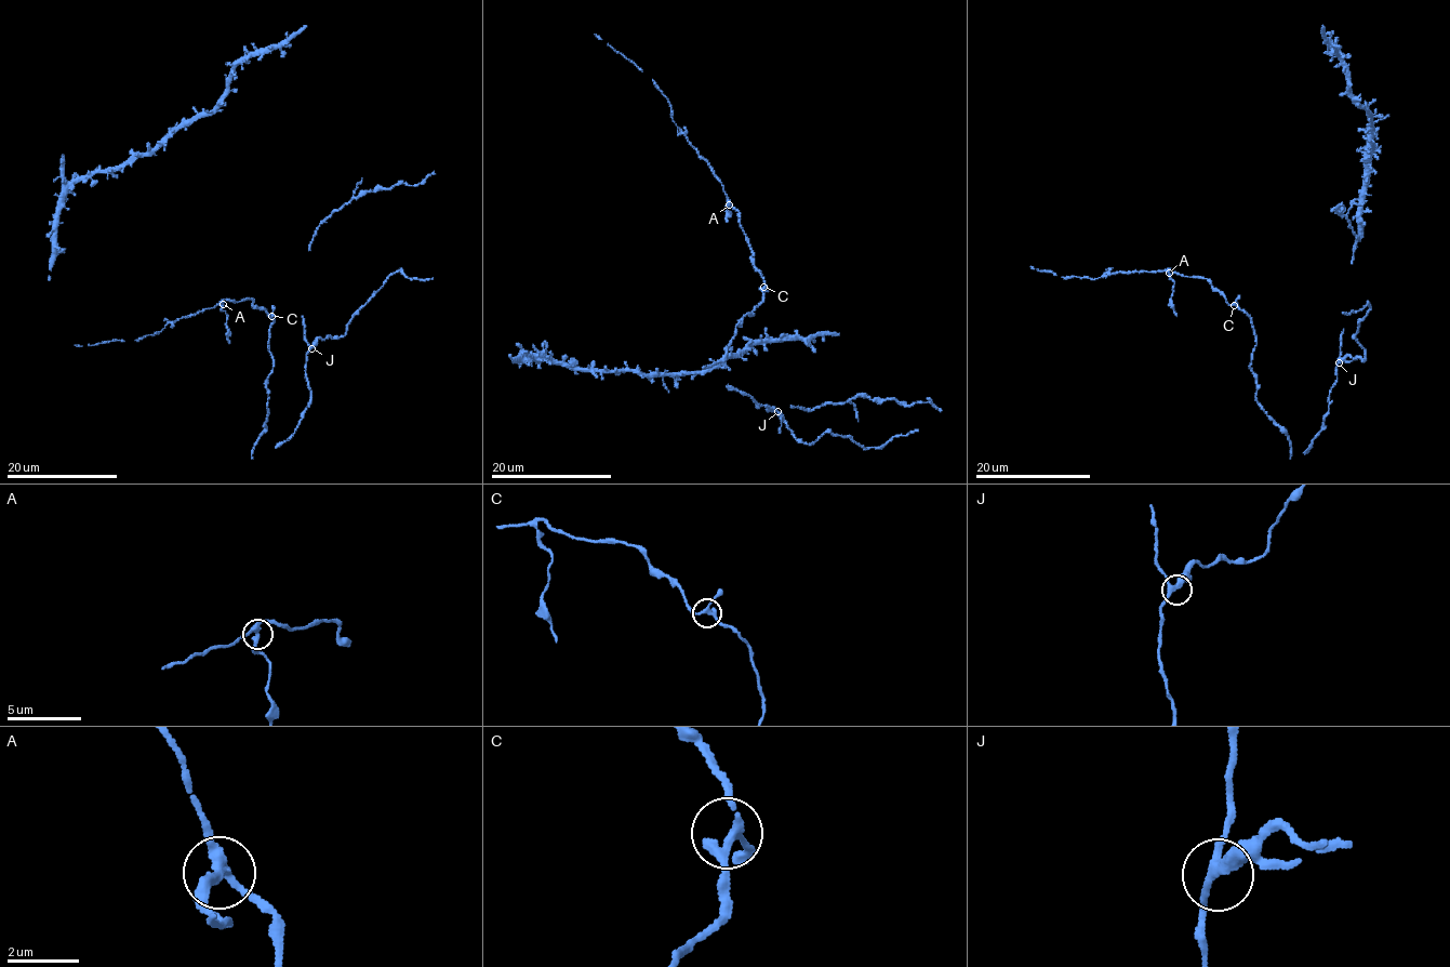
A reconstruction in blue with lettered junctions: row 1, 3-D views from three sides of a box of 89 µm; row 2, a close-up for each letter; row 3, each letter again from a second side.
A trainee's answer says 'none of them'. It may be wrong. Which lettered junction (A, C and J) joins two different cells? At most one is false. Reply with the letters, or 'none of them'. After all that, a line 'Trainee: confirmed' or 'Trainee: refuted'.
A
Trainee: refuted

